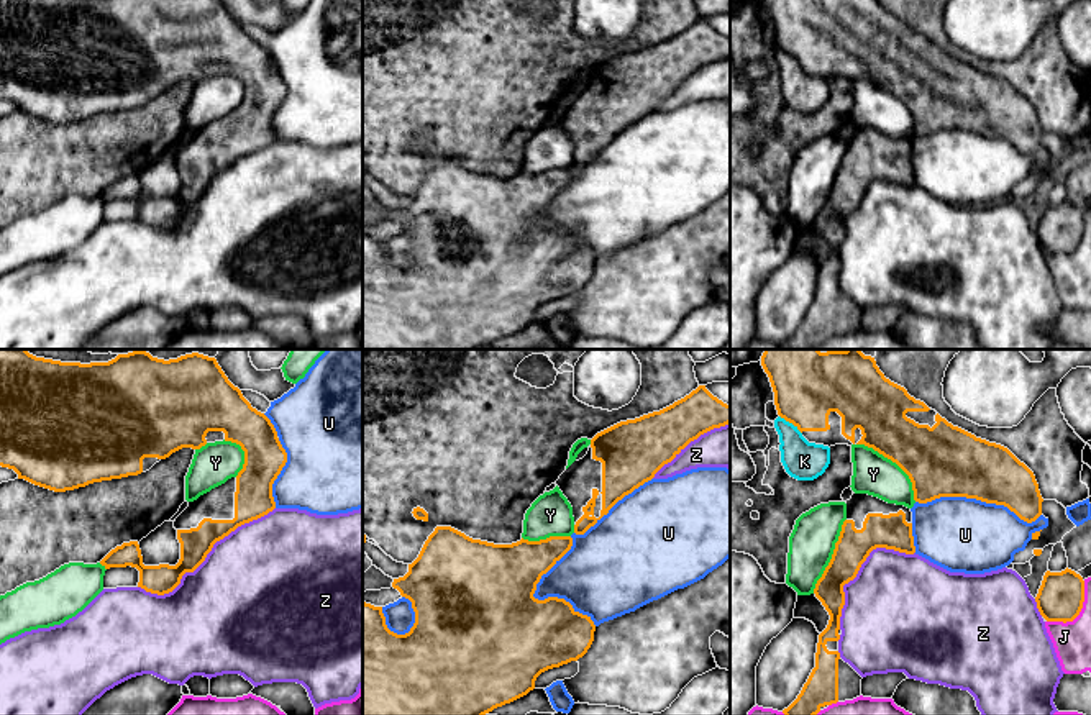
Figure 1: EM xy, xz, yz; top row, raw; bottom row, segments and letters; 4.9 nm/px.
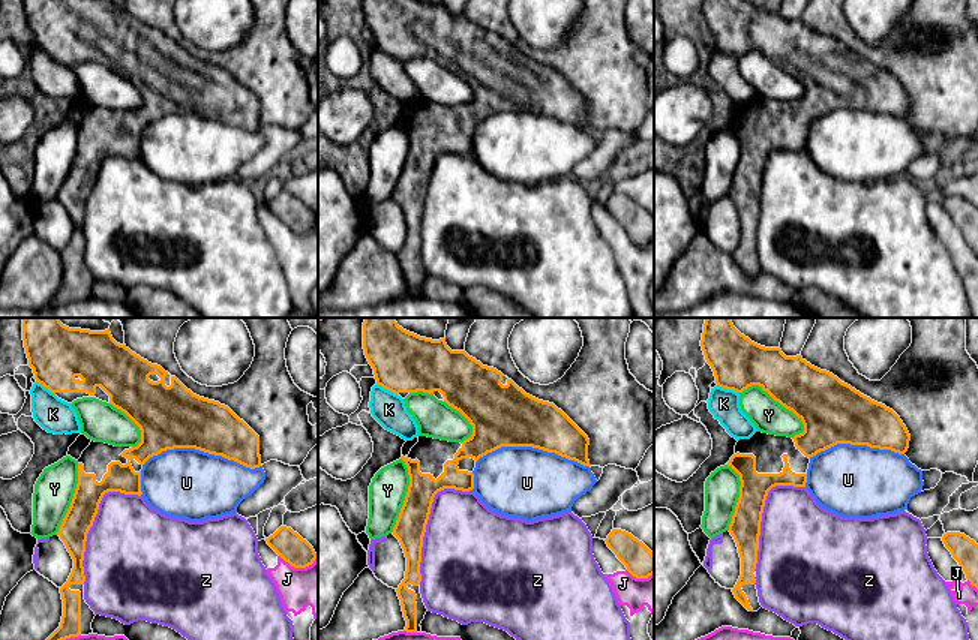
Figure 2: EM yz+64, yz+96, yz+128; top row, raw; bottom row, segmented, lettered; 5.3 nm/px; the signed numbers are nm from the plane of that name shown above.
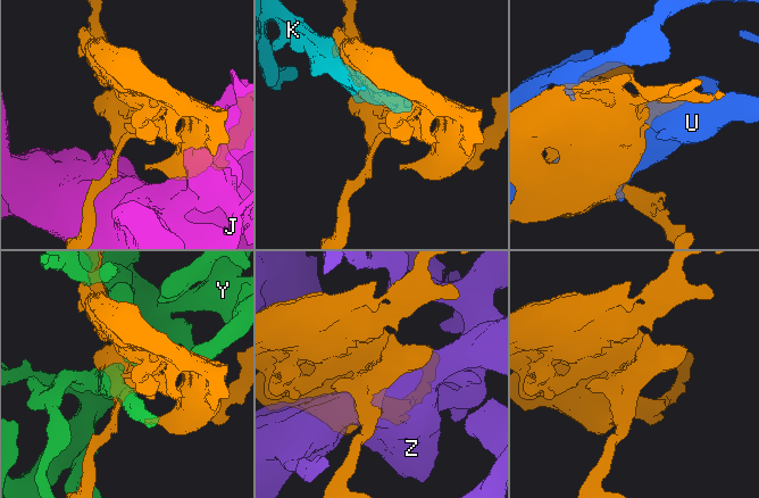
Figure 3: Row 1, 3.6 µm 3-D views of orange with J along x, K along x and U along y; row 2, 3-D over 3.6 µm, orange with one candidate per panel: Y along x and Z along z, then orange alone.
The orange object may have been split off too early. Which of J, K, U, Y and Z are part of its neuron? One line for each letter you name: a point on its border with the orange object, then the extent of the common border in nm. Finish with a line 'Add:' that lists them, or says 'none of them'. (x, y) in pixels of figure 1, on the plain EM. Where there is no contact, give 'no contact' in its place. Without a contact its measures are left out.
Add: none of them

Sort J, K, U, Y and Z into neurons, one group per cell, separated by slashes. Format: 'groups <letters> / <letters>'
groups J / K / U / Y / Z

